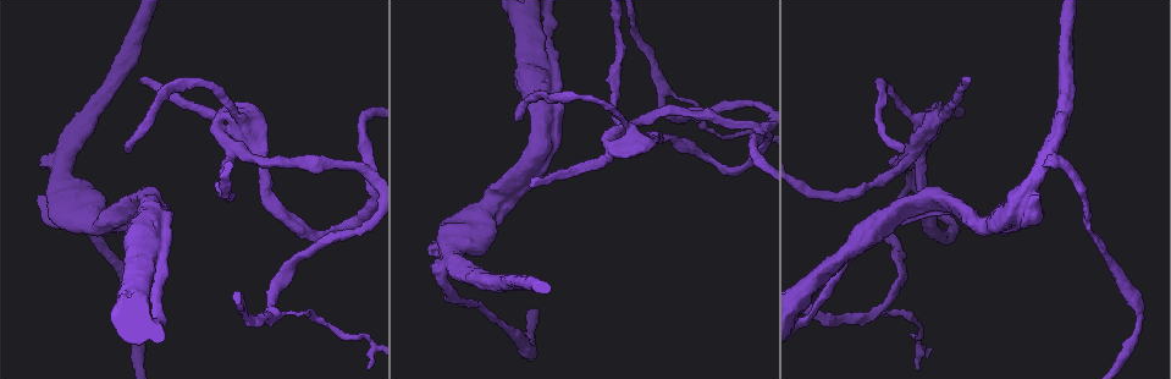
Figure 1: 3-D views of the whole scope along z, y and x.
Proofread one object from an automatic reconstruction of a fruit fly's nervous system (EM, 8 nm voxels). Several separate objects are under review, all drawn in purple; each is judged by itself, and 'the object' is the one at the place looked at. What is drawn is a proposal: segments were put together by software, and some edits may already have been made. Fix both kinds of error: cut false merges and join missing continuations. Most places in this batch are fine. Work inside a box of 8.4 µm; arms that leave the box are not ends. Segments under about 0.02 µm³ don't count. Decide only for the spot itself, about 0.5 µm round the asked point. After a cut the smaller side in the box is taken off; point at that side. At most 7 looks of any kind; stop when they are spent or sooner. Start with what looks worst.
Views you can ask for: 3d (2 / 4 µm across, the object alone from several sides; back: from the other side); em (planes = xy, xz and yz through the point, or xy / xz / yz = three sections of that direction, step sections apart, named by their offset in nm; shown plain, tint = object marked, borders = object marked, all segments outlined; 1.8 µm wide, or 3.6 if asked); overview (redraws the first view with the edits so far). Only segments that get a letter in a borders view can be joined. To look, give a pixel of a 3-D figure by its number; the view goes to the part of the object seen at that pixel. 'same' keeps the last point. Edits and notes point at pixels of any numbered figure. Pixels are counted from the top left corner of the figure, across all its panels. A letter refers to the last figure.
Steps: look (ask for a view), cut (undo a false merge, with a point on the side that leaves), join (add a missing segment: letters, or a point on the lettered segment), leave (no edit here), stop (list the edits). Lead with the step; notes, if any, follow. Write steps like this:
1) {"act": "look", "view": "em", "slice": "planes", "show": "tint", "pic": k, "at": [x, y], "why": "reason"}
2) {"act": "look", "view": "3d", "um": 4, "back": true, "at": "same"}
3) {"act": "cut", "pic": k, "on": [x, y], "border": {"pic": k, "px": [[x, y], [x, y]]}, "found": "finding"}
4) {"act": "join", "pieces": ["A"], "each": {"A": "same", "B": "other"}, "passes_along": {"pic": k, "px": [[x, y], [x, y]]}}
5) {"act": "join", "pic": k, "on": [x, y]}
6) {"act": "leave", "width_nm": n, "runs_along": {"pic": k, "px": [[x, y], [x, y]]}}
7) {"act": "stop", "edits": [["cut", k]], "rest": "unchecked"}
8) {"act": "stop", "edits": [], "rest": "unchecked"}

{"act": "look", "view": "em", "slice": "planes", "show": "borders", "pic": 1, "at": [367, 169], "why": "closes a loop"}

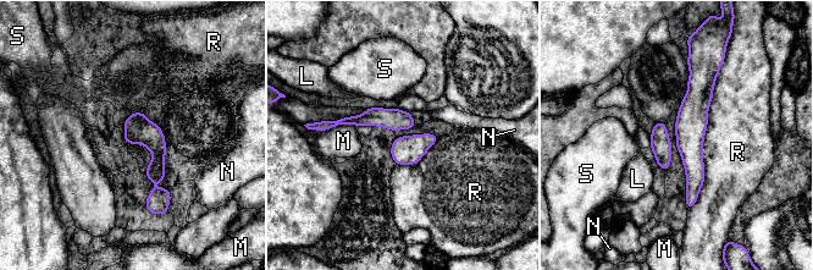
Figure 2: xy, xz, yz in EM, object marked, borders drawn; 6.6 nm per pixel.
{"act": "leave", "each": {"L": "other", "M": "other", "N": "other", "R": "other", "S": "other"}, "found": "all the same neuron"}

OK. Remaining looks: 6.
{"act": "look", "view": "3d", "um": 2, "pic": 1, "at": [128, 153], "why": "long arm stops here"}

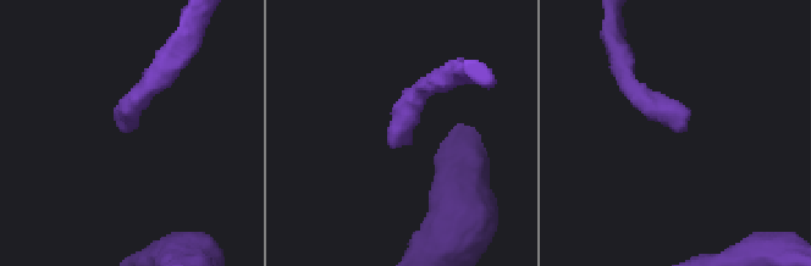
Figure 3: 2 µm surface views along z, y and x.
{"act": "look", "view": "em", "slice": "planes", "show": "borders", "pic": 3, "at": [685, 128]}

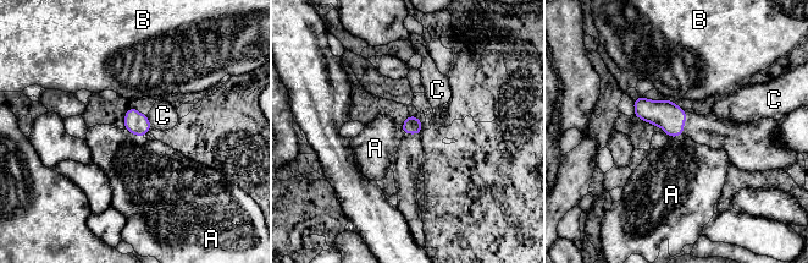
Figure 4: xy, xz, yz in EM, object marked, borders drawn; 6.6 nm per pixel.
{"act": "leave", "width_nm": 110, "each": {"A": "other", "B": "other", "C": "other"}, "found": "none of them fits"}

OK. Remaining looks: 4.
{"act": "look", "view": "em", "slice": "planes", "show": "borders", "pic": 1, "at": [276, 313], "why": "three arms meet"}

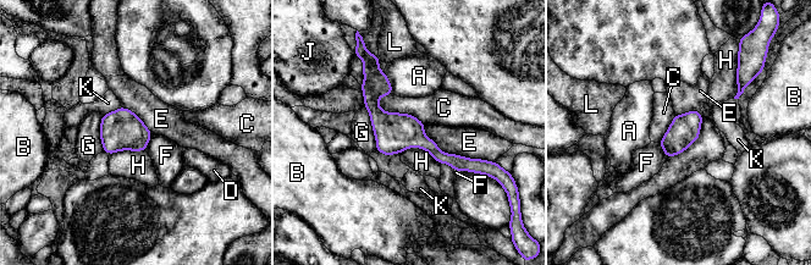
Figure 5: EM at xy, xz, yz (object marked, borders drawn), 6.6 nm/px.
{"act": "leave", "each": {"A": "other", "B": "other", "C": "other", "D": "other", "E": "other", "F": "other", "G": "other", "H": "other", "J": "other", "K": "other", "L": "other"}, "border": {"pic": 5, "px": [[424, 126], [443, 152], [489, 161]]}, "found": "continuous, no second neuron"}

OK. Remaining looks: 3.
{"act": "stop", "edits": [], "rest": "unchecked"}

